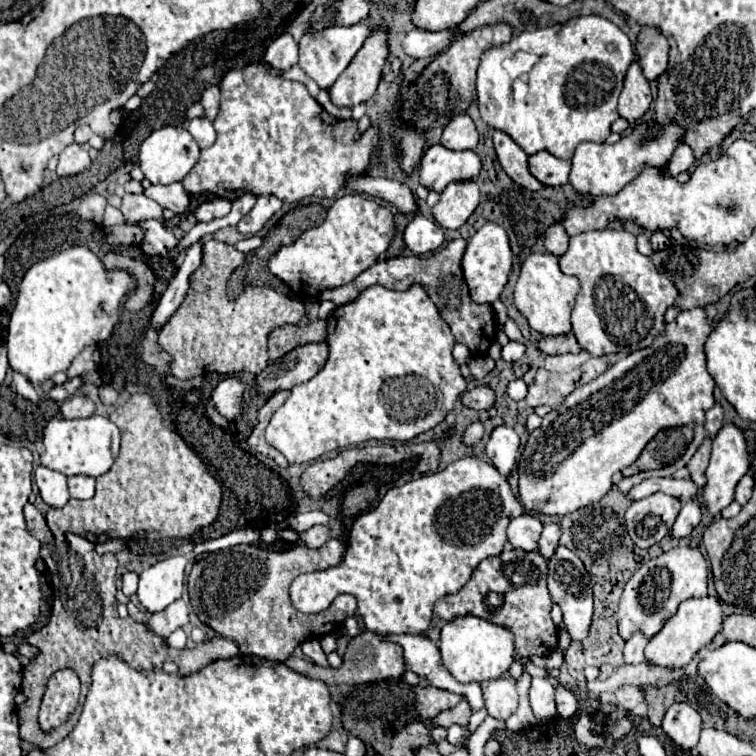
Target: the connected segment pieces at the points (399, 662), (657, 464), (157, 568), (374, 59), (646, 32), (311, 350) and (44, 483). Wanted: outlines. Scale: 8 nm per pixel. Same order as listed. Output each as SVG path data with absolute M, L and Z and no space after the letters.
M360 633L356 635L350 643L348 643L348 649L342 657L342 665L332 669L332 667L320 667L312 661L306 661L306 659L300 659L300 657L288 657L286 659L286 665L296 671L296 673L302 673L310 679L320 679L324 681L326 685L338 685L338 683L352 683L352 685L358 685L358 683L372 683L372 681L384 681L384 679L400 679L406 671L406 661L404 661L404 655L400 651L400 645L396 643L386 643L380 639L380 635L374 635L374 633Z
M690 427L664 429L648 443L648 447L642 451L640 459L636 463L632 463L632 467L626 467L622 471L622 475L628 477L628 475L636 475L640 471L660 469L664 465L670 465L684 455L684 451L690 443L692 443Z
M168 557L140 573L136 595L148 613L164 611L168 605L182 597L186 563L186 557Z
M372 31L368 43L364 43L364 47L356 53L356 59L352 59L352 63L328 89L330 101L338 107L356 107L366 103L376 93L386 57L386 33Z
M642 27L636 37L636 55L646 79L654 81L668 65L668 39L658 27Z
M308 343L272 361L256 375L260 393L276 393L310 381L328 361L328 343Z
M38 467L34 471L34 481L40 489L42 499L52 505L52 507L64 507L70 499L68 483L66 483L66 475L52 471L48 467Z

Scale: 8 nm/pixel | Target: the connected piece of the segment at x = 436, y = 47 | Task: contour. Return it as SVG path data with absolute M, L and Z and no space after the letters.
M414 29L410 31L404 41L402 41L402 49L408 57L412 59L420 59L420 57L434 57L438 55L444 47L450 45L452 41L452 31L436 31L436 33L430 33L430 31L420 31L420 29Z

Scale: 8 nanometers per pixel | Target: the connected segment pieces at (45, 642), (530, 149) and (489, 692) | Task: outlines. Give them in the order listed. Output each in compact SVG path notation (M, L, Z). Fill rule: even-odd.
M30 503L24 507L24 517L26 517L28 531L42 541L40 555L50 571L52 589L54 589L52 615L50 615L48 625L42 627L40 631L34 631L28 637L28 643L38 647L40 655L34 657L28 663L28 667L24 667L24 677L22 677L22 693L26 695L26 703L22 703L18 707L18 719L20 719L20 737L24 741L46 751L46 749L54 747L58 741L62 741L74 729L78 715L80 715L84 695L88 693L88 687L92 683L90 667L96 659L100 659L104 655L116 653L124 661L128 661L132 667L136 667L138 671L160 669L164 661L174 661L178 665L180 675L196 673L216 659L228 659L228 657L238 655L236 643L232 639L220 637L220 635L216 635L210 641L204 641L202 645L196 645L194 649L172 649L166 643L166 639L152 633L146 623L134 621L130 615L120 617L116 611L116 605L118 605L118 601L116 601L116 567L118 567L116 557L112 553L104 553L104 555L96 553L94 543L90 543L88 539L74 535L74 533L66 533L64 539L56 539L54 535L50 537L44 515ZM60 669L72 669L78 675L78 679L82 683L80 703L76 707L74 715L70 715L68 721L64 721L60 727L56 727L52 731L42 731L40 723L38 723L38 709L40 709L48 679L52 677L52 673L56 673Z
M598 15L524 31L500 47L486 49L480 59L476 91L482 121L510 135L528 155L548 151L558 159L572 159L578 143L604 143L608 139L610 125L618 119L616 103L622 83L634 59L636 55L628 35ZM514 51L528 51L538 57L530 75L528 97L522 97L524 103L508 99L508 87L512 85L508 85L508 73L504 73L502 61Z
M500 677L488 683L484 689L484 701L490 717L508 719L518 709L518 691L512 677Z

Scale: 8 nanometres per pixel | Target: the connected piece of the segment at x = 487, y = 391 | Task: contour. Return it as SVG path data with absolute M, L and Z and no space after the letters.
M476 385L472 391L466 391L462 395L462 403L476 411L486 411L494 407L494 401L496 401L496 395L488 385Z

